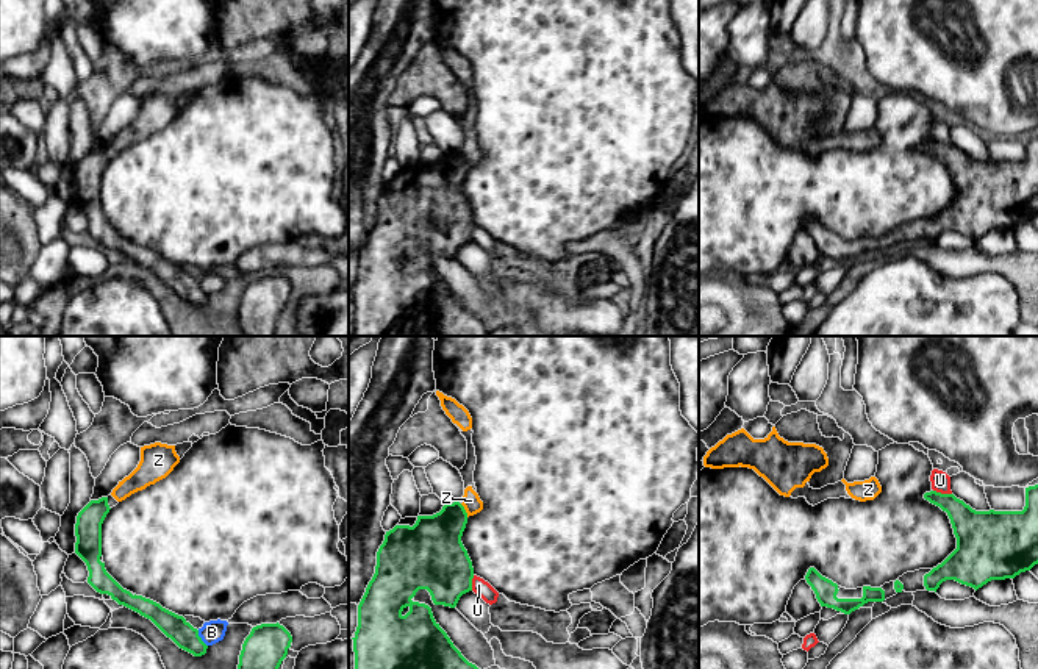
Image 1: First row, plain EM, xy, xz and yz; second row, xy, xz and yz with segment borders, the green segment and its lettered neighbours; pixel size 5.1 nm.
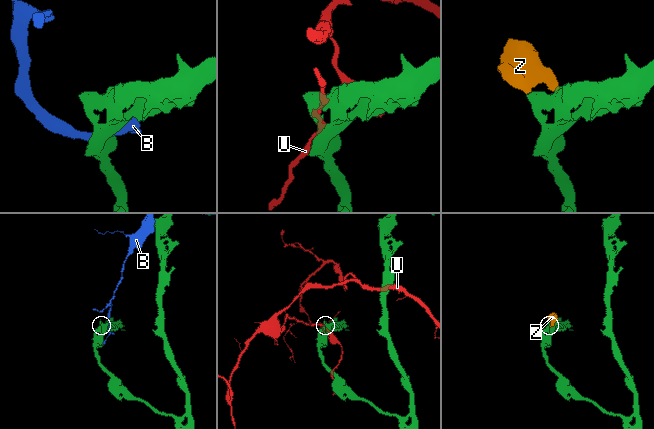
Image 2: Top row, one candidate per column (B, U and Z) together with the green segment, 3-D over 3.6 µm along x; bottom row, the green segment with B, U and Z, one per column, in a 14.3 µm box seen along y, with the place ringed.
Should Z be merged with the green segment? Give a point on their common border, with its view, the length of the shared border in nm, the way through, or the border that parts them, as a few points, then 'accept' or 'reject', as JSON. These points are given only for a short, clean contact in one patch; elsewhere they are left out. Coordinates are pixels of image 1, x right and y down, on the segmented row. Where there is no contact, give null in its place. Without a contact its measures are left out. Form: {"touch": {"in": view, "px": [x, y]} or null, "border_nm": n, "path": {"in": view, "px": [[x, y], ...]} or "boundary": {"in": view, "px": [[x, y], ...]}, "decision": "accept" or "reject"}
{"touch": {"in": "xz", "px": [465, 510]}, "border_nm": 80, "decision": "accept"}

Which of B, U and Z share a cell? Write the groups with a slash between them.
B / U / Z

